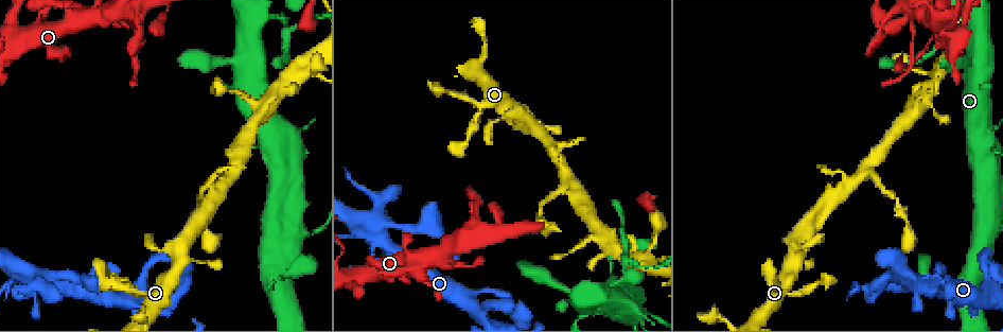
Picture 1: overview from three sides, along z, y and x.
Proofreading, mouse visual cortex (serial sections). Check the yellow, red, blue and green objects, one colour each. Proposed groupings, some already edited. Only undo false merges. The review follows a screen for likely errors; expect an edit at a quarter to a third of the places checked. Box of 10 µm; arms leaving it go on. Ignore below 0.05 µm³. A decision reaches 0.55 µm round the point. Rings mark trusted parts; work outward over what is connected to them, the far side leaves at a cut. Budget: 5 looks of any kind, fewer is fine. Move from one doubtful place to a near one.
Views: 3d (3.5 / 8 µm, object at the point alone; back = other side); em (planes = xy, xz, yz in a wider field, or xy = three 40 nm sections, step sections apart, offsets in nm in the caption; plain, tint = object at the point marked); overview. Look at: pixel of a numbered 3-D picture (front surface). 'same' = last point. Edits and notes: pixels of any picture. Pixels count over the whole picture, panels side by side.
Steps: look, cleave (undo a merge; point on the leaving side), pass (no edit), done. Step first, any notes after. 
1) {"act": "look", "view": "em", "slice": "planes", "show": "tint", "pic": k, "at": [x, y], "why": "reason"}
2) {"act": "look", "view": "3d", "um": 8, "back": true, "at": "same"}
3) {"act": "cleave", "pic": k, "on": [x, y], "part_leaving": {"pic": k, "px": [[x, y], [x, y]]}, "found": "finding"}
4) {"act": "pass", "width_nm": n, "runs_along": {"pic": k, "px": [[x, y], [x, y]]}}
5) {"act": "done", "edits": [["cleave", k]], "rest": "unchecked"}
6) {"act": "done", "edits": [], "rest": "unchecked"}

{"act": "look", "view": "3d", "um": 3.5, "pic": 1, "at": [897, 275], "why": "looks like a crossing"}

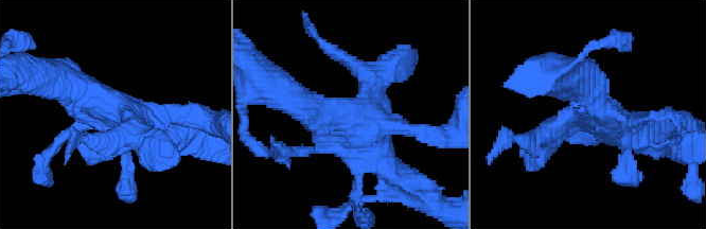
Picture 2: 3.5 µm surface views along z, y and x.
{"act": "look", "view": "em", "slice": "xy", "step": 3, "show": "tint", "pic": 2, "at": [364, 118]}

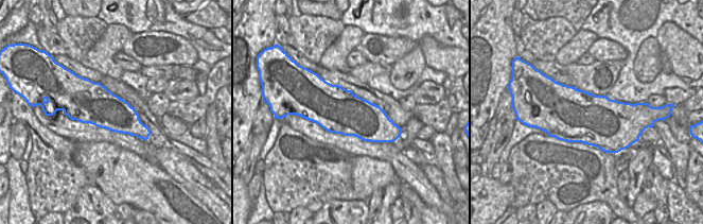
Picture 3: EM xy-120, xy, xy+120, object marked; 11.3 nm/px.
{"act": "cleave", "pic": 2, "on": [540, 155], "found": "a second cell is stuck on"}

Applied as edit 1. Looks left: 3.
{"act": "look", "view": "3d", "um": 3.5, "pic": 1, "at": [626, 262], "why": "abrupt turn"}

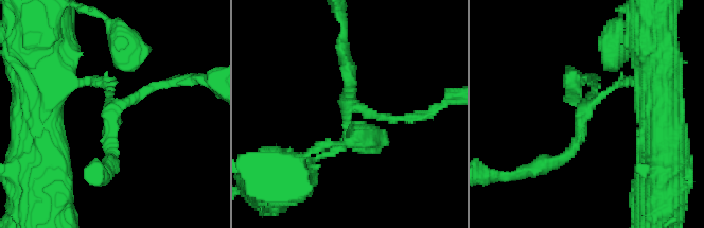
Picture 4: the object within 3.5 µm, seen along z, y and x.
{"act": "look", "view": "em", "slice": "xy", "step": 3, "show": "tint", "pic": 4, "at": [347, 109], "arms": 3, "arm_widths_nm": [150, 150, 200]}

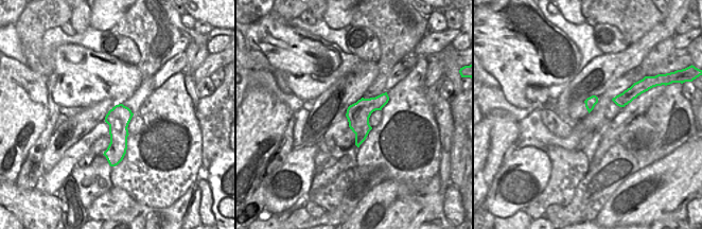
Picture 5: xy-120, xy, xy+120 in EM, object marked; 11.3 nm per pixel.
{"act": "look", "view": "em", "slice": "xy", "step": 2, "show": "tint", "at": "same"}

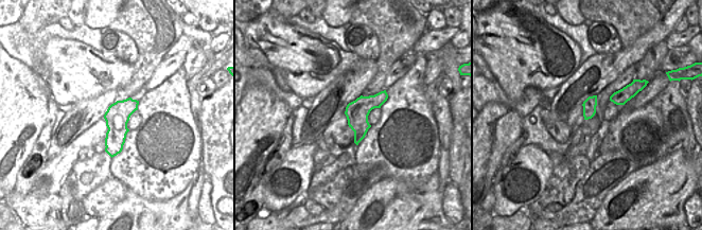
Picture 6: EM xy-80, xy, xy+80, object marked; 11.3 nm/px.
{"act": "pass", "width_nm": 260, "runs_along": {"pic": 4, "px": [[635, 80], [592, 102], [581, 135], [553, 161]]}, "found": "all the same cell"}

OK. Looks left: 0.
{"act": "done", "edits": [["cleave", 2]], "rest": "unchecked"}

